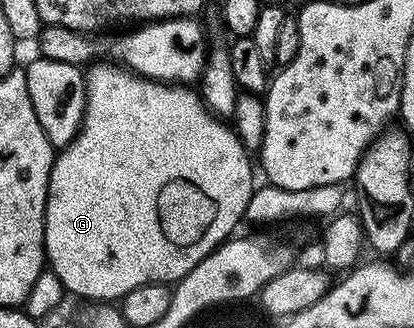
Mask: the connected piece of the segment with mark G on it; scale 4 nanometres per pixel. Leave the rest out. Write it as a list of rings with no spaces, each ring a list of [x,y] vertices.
[[[115,62],[92,63],[86,69],[85,83],[87,105],[83,110],[83,124],[75,136],[75,141],[56,155],[55,164],[51,168],[51,181],[47,187],[47,210],[43,213],[43,246],[50,271],[55,272],[57,278],[61,278],[64,289],[70,295],[72,292],[75,296],[84,296],[82,299],[87,302],[119,302],[137,287],[145,287],[146,284],[167,286],[179,281],[182,276],[189,274],[189,270],[193,270],[193,266],[197,266],[197,262],[201,262],[236,231],[234,228],[244,219],[253,191],[251,158],[239,141],[234,127],[214,116],[194,87],[178,82],[148,80],[146,76]]]

